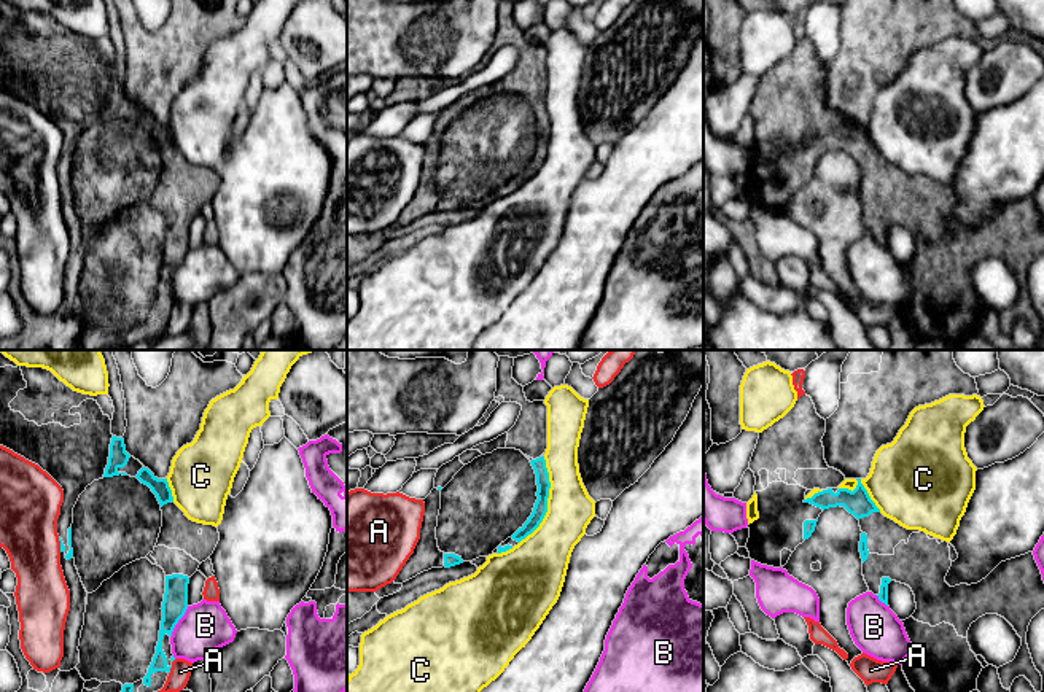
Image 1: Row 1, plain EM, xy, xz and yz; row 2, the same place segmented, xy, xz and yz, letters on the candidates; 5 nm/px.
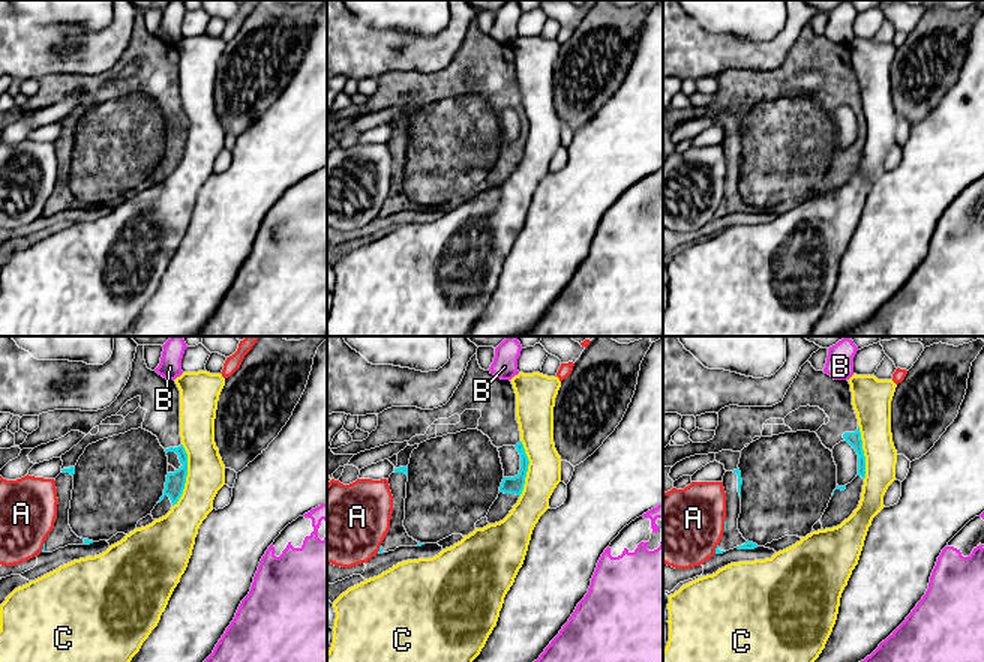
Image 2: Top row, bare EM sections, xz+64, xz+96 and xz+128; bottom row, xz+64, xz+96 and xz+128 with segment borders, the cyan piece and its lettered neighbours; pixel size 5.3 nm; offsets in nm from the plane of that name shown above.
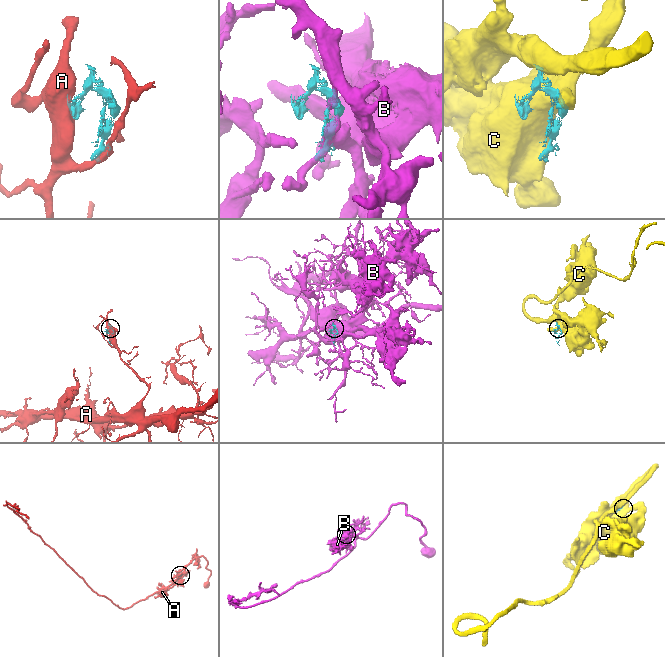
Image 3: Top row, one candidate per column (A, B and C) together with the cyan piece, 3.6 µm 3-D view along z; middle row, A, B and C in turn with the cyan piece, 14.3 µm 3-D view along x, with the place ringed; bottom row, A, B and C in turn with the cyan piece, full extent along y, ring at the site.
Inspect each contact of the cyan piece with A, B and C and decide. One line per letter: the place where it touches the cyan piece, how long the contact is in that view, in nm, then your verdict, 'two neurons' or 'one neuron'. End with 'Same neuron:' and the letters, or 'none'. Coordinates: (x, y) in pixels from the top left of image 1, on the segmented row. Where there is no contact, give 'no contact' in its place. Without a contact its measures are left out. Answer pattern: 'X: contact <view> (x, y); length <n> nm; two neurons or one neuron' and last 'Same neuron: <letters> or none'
A: contact xy (169, 670); length 50 nm; two neurons
B: contact xy (177, 622); length 180 nm; two neurons
C: contact xz (546, 501); length 460 nm; two neurons
Same neuron: none

